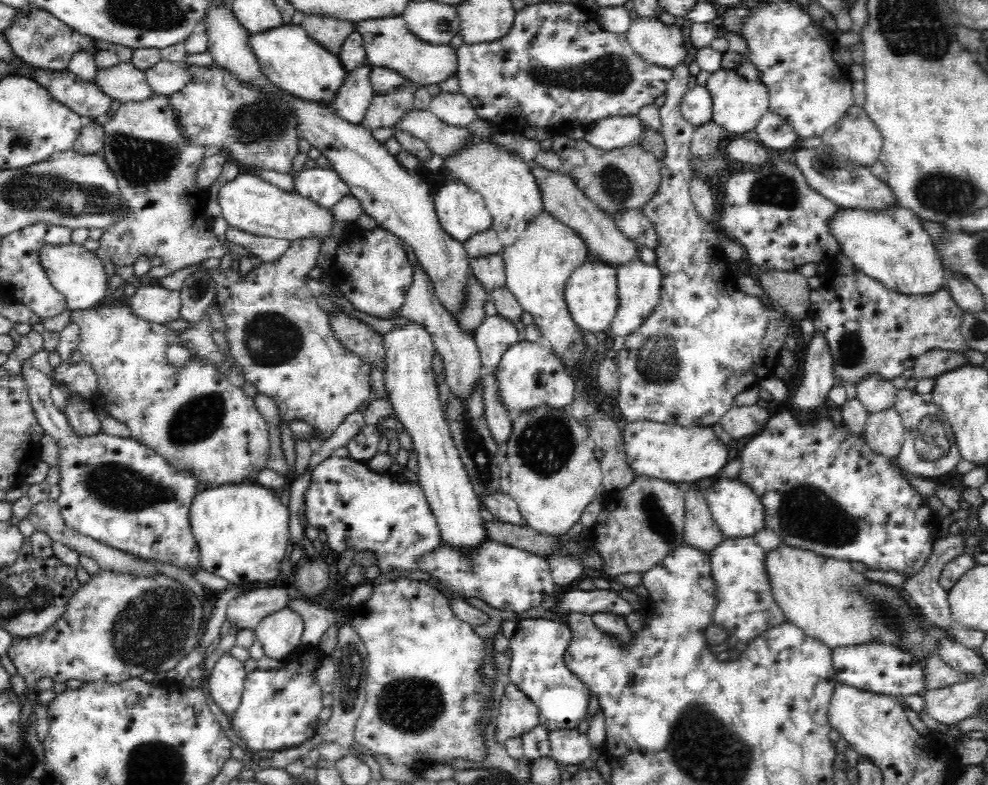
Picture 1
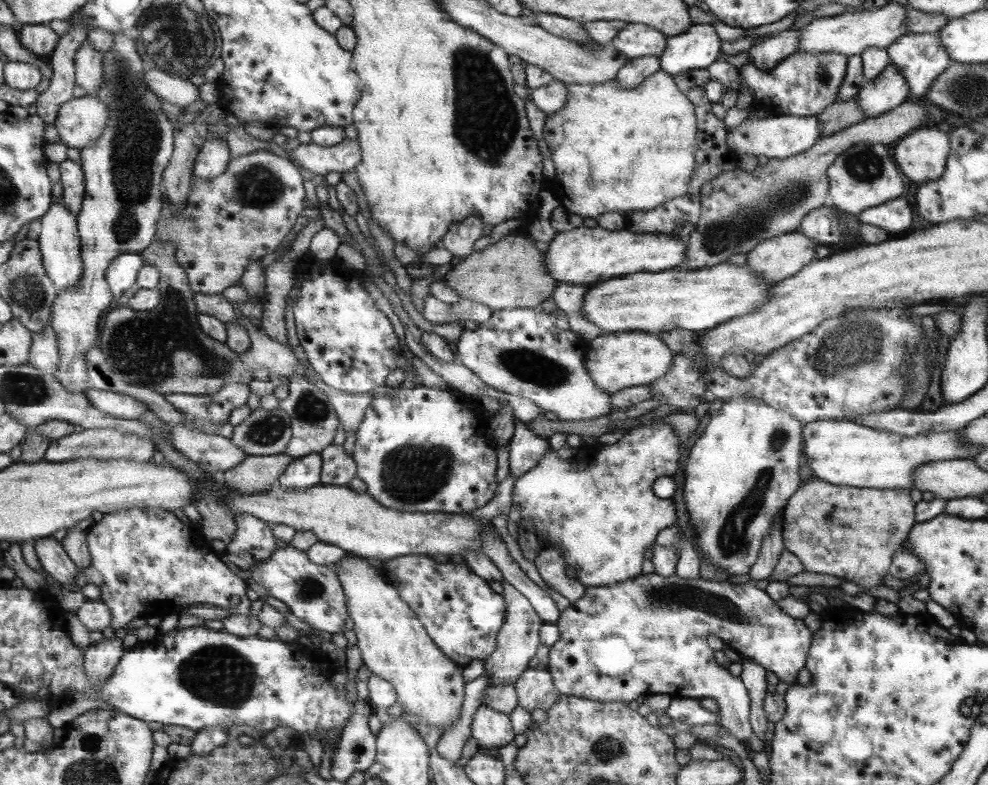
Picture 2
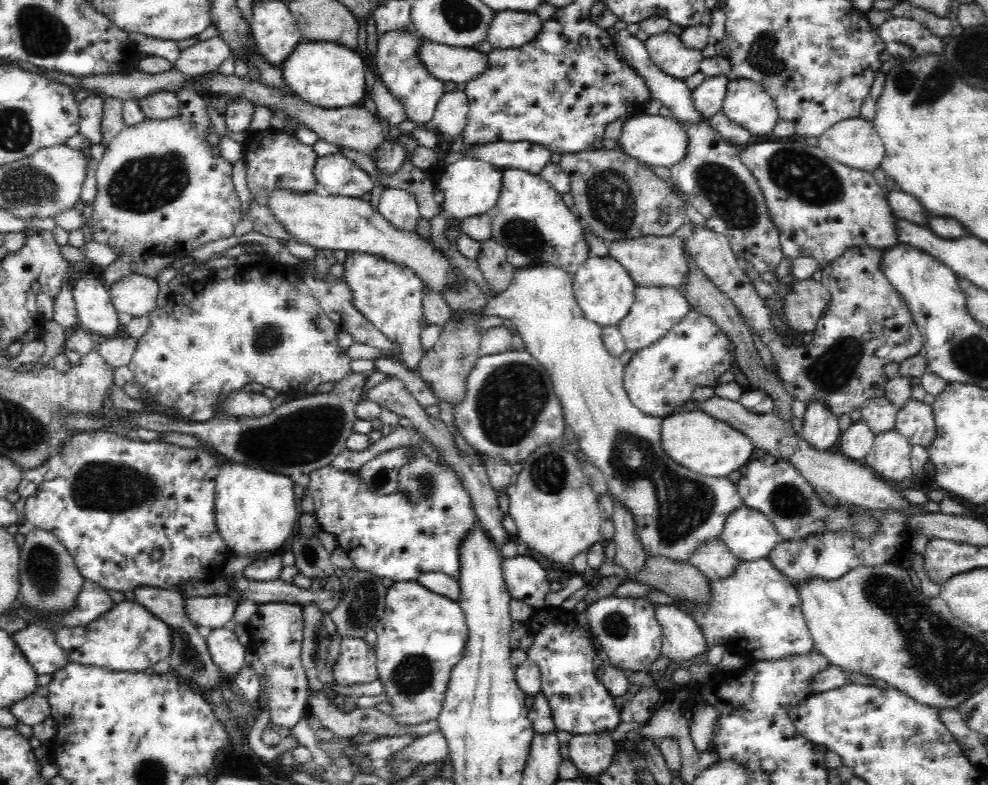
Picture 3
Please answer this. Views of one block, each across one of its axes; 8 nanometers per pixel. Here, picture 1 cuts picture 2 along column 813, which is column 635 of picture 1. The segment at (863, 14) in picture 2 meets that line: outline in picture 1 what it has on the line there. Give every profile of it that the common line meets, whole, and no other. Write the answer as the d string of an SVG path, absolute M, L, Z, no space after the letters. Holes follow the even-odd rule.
M656 15L638 16L625 30L625 37L636 54L659 67L673 68L692 55L685 26Z

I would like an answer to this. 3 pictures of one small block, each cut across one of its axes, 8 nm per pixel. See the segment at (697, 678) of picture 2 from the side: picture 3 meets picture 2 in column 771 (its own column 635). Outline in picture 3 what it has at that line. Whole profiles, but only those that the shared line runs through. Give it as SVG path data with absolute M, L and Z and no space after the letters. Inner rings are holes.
M609 597L595 601L587 609L588 624L596 633L599 648L606 653L614 670L621 673L644 672L662 653L662 628L658 625L655 605L648 598Z

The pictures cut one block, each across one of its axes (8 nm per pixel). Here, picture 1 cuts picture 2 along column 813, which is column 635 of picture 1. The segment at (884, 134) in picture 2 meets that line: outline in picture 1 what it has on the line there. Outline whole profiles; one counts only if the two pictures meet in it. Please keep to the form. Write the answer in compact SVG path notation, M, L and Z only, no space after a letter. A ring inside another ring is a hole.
M566 131L552 133L551 138L551 150L558 154L562 162L558 173L571 178L577 188L606 213L612 215L614 211L642 208L658 192L662 180L659 160L641 144L602 151L583 139L570 138Z

